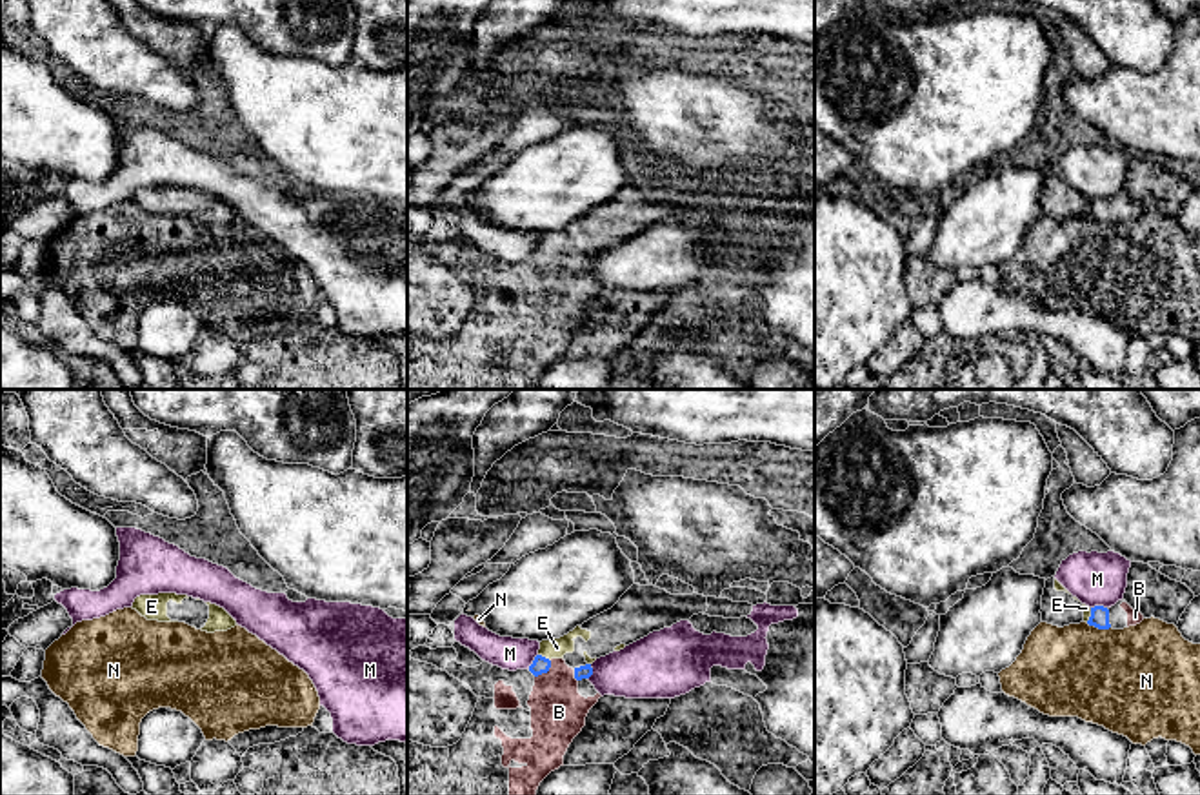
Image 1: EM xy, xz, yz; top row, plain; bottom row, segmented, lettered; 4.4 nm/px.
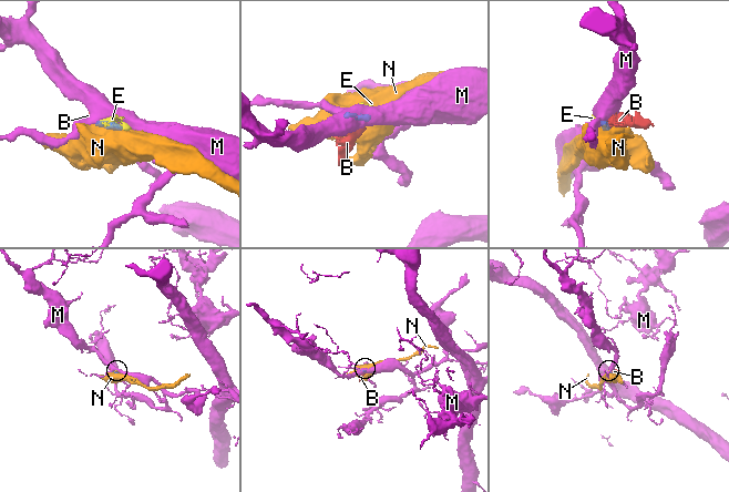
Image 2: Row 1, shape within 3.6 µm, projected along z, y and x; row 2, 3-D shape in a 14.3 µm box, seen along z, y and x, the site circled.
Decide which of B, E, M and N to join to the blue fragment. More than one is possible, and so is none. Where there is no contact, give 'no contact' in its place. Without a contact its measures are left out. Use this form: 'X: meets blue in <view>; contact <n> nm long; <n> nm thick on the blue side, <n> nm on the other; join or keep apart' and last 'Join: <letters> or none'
B: meets blue in xz; contact 110 nm long; 80 nm thick on the blue side, 240 nm on the other; join
E: meets blue in xz; contact 70 nm long; 80 nm thick on the blue side, 90 nm on the other; join
M: meets blue in yz; contact 70 nm long; 80 nm thick on the blue side, 240 nm on the other; keep apart
N: meets blue in yz; contact 110 nm long; 80 nm thick on the blue side, 440 nm on the other; keep apart
Join: B, E

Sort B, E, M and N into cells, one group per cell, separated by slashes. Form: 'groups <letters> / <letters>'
groups B E / M / N

